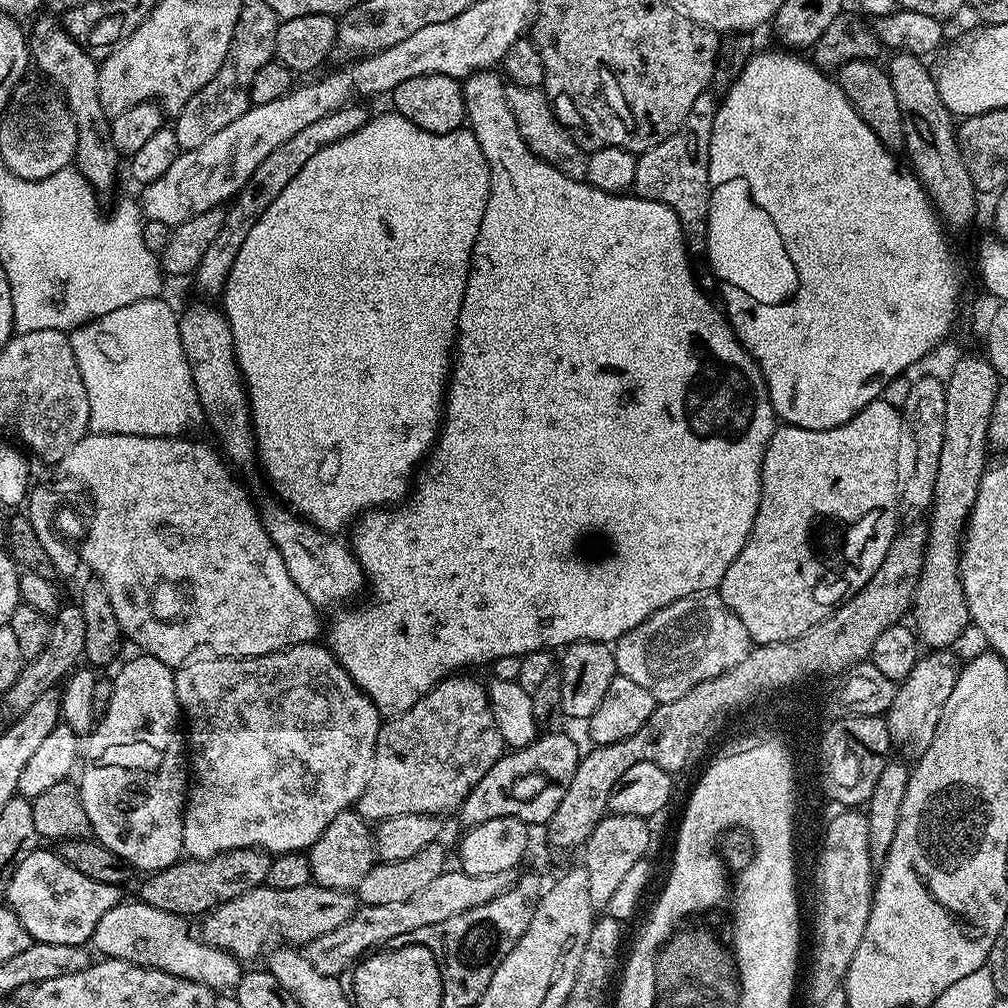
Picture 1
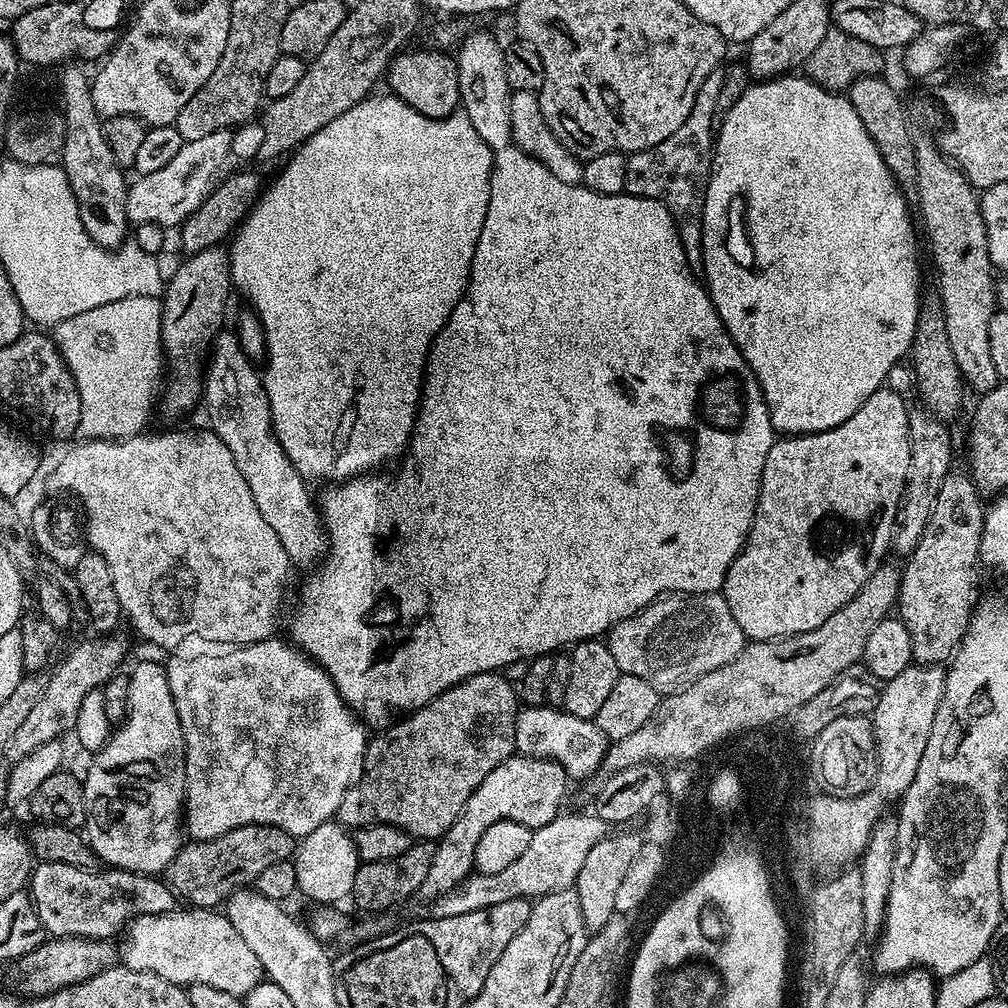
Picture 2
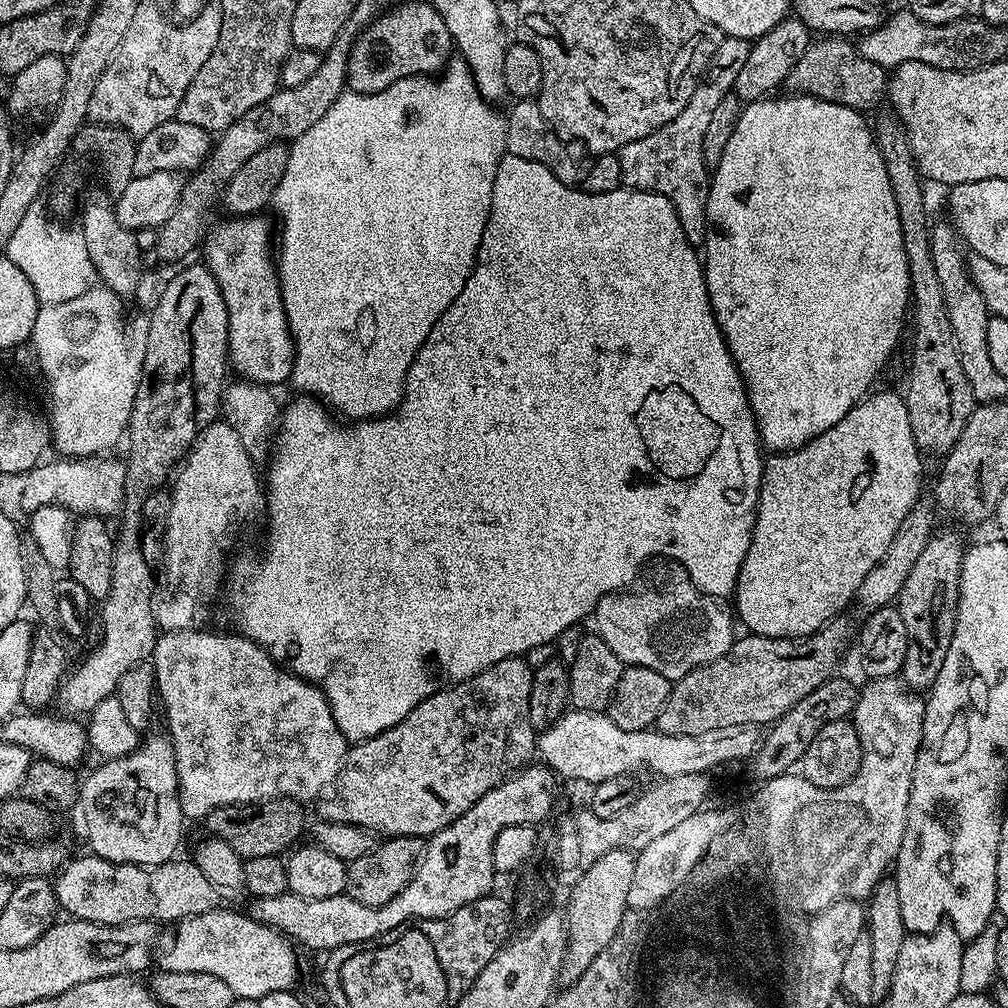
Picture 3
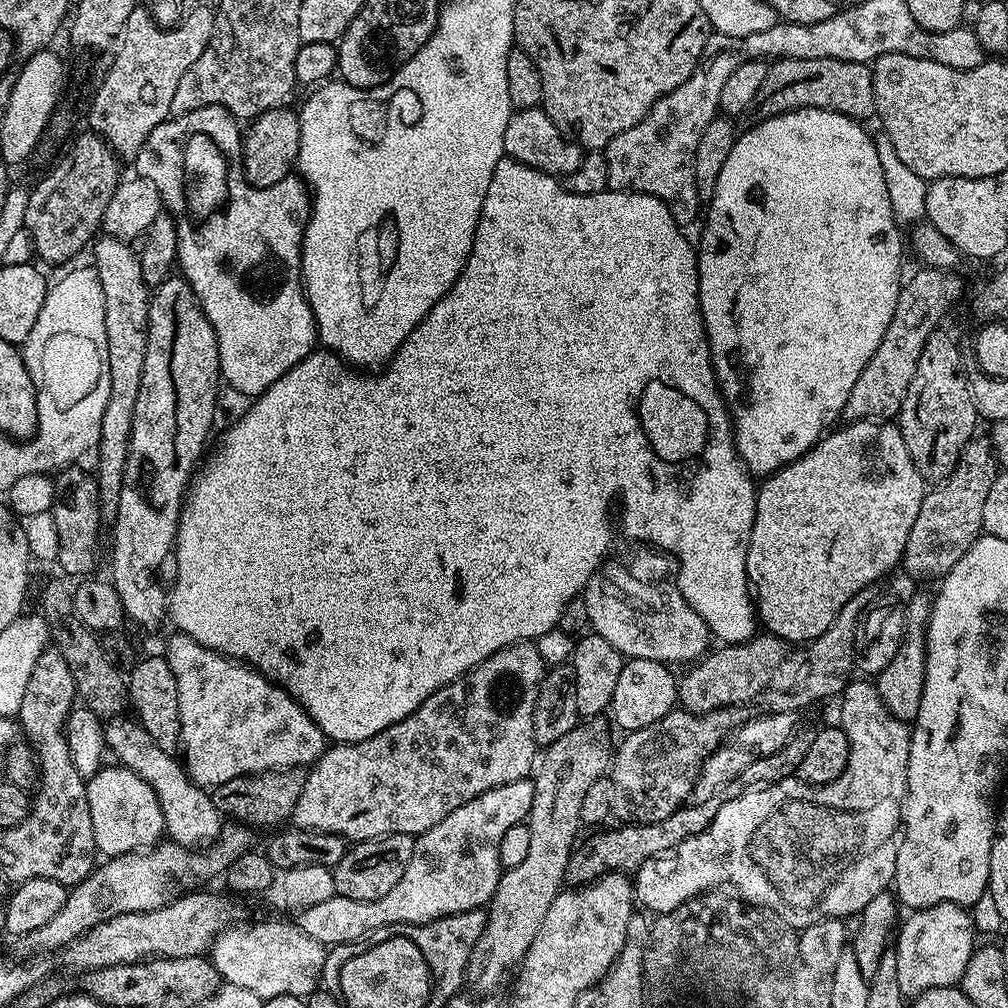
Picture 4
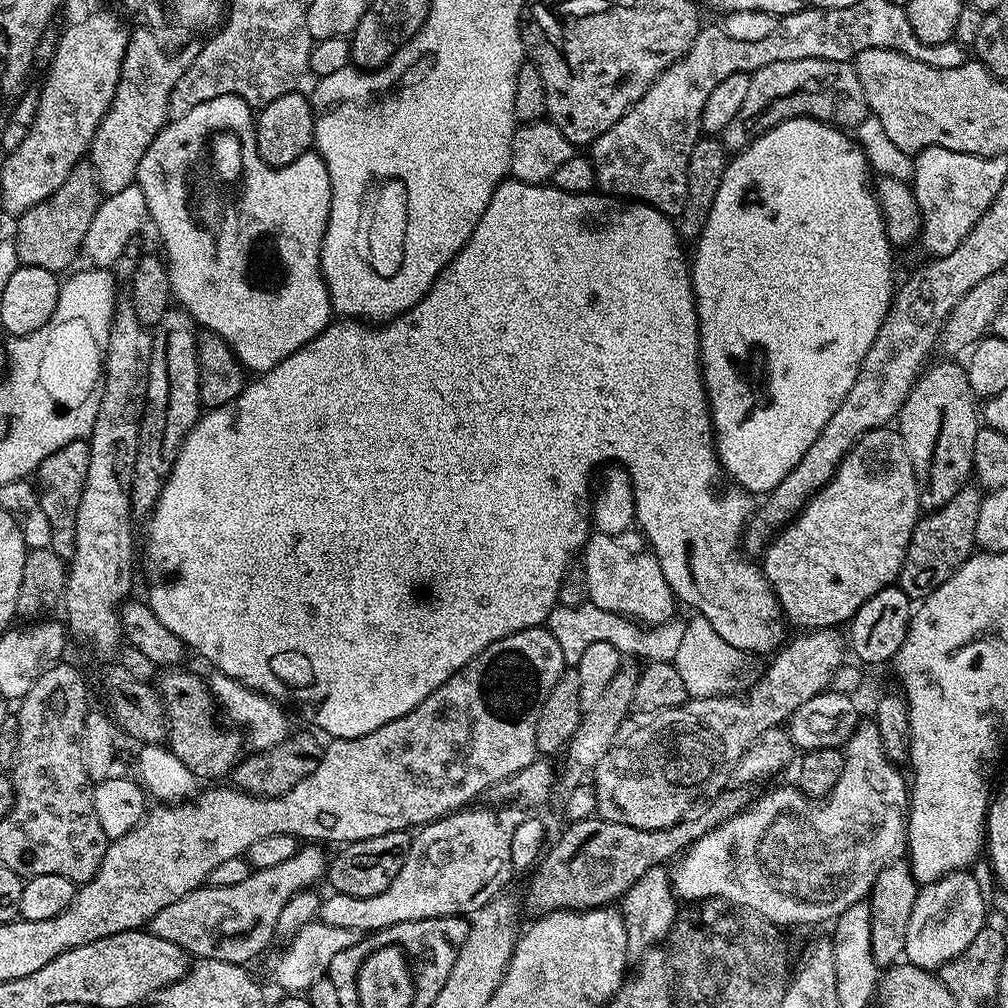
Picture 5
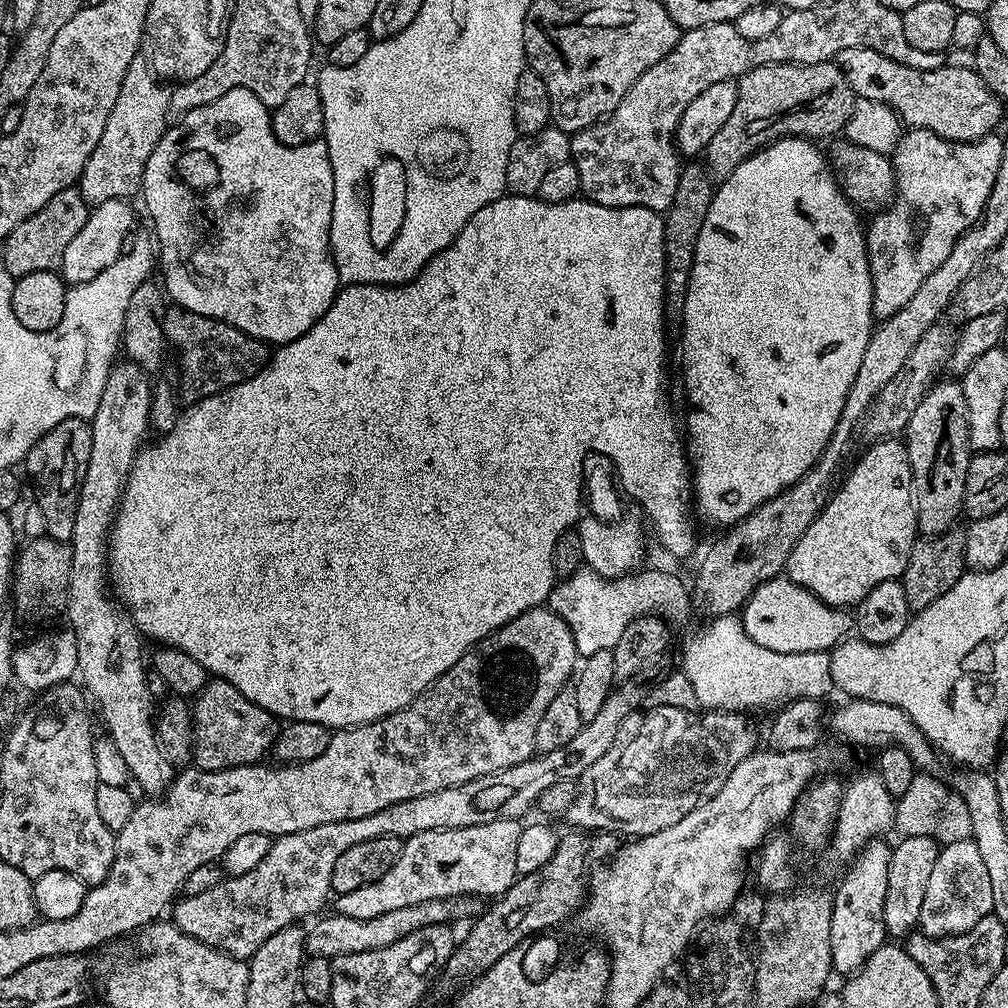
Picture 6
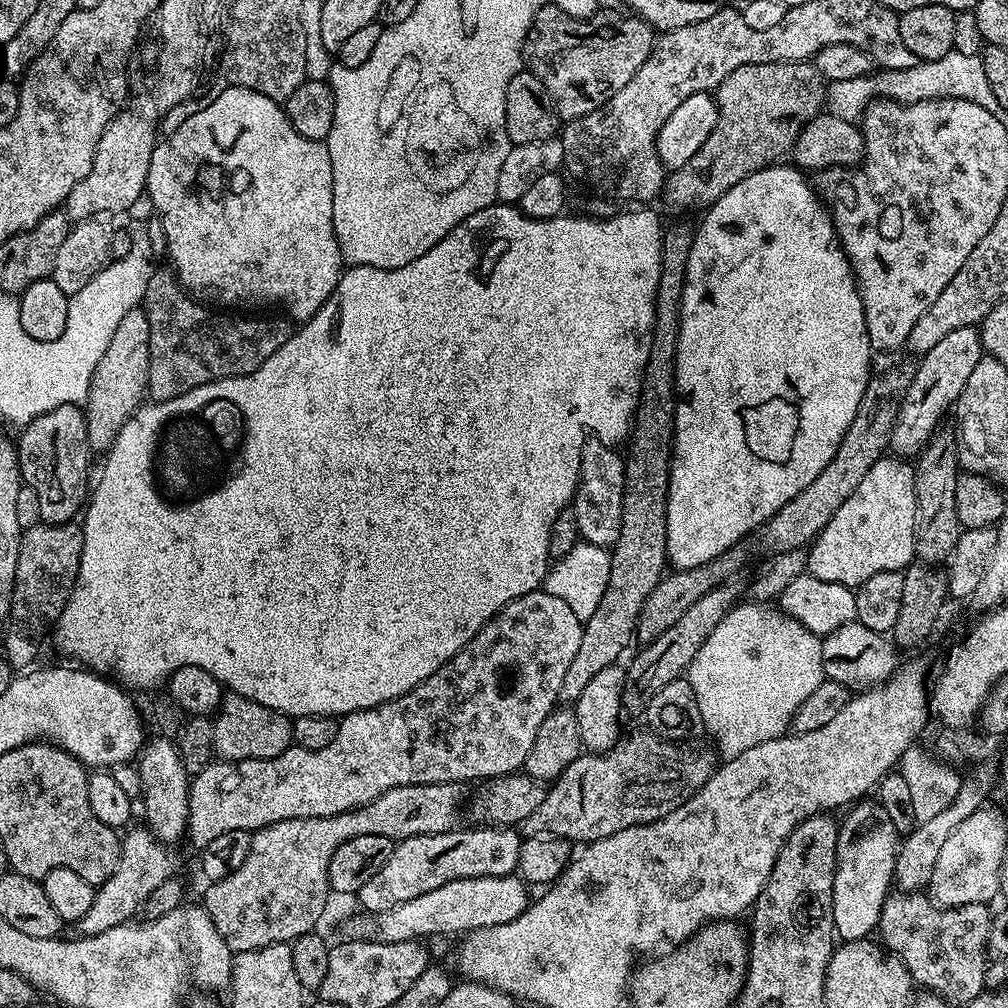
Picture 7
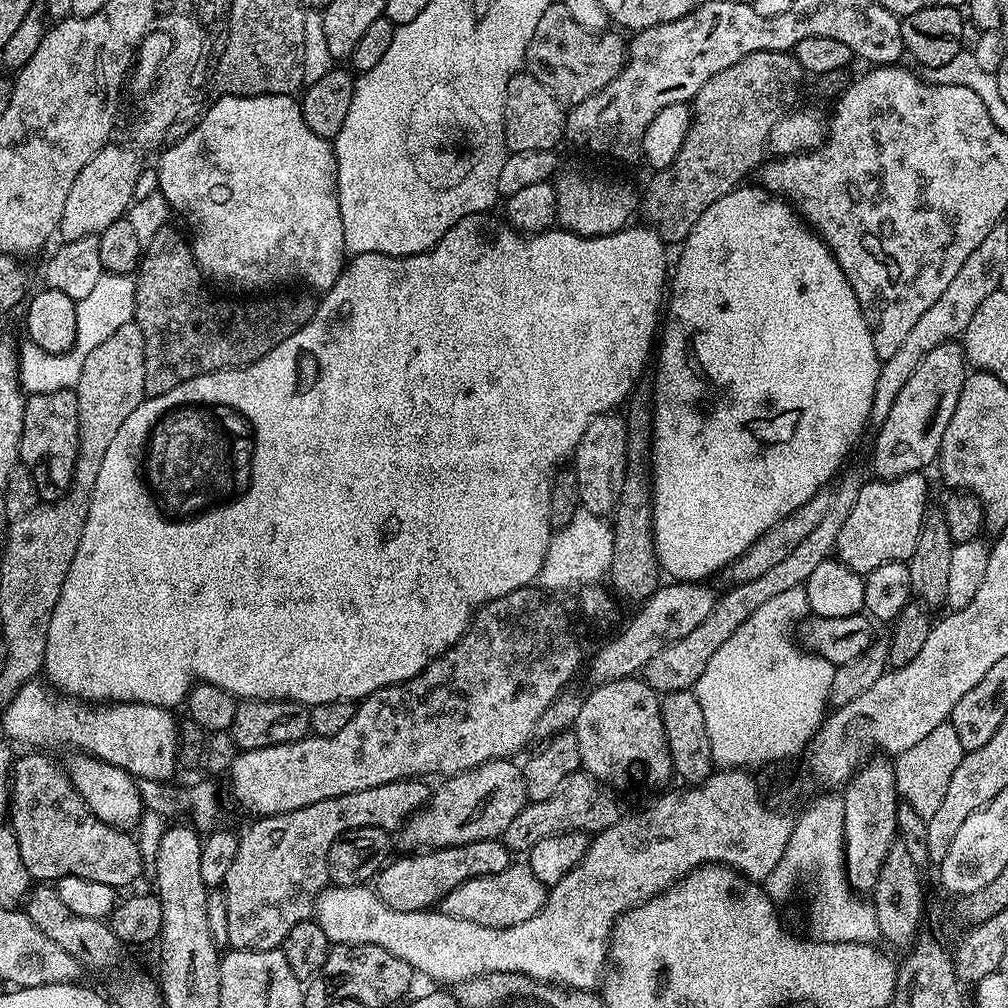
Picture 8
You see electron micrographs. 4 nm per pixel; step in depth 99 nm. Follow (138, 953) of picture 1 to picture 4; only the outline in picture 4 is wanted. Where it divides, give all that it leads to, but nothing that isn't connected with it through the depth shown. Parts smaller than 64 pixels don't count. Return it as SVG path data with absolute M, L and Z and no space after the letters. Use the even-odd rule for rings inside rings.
M268 920L250 926L231 925L210 949L210 959L225 983L243 986L269 1000L272 997L306 998L321 985L329 954L327 945L310 937L294 922Z

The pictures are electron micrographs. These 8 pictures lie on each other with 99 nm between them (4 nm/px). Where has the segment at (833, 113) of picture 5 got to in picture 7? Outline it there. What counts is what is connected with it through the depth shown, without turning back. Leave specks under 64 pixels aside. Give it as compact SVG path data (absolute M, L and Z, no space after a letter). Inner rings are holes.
M762 62L738 66L715 89L718 122L702 150L686 166L667 173L662 200L684 214L687 208L711 208L730 186L791 153L792 143L825 107L826 81L815 63Z

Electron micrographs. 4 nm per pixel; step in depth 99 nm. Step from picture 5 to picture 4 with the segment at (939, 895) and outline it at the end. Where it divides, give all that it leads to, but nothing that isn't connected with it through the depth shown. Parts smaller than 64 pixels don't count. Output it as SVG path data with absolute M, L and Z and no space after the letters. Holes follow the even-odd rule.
M942 902L929 908L915 909L909 915L912 917L899 925L894 951L898 962L898 986L905 997L915 997L917 992L931 988L959 985L978 942L972 933L972 916L968 912L971 911L963 904Z

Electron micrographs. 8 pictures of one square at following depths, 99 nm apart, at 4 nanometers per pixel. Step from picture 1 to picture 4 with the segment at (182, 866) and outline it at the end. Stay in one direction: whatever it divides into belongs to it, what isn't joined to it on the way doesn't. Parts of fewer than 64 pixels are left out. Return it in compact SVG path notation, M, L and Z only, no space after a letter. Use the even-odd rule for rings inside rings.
M282 768L279 772L262 772L258 776L239 776L211 789L210 795L216 809L225 817L232 816L228 818L256 830L275 829L291 821L292 811L294 806L298 806L298 798L302 798L307 781L304 768Z

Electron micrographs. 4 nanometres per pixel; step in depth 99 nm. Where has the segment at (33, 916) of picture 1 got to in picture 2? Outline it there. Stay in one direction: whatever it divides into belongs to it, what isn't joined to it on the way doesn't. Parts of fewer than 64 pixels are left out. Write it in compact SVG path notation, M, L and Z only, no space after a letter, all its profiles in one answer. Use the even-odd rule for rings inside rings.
M40 862L33 867L32 874L30 877L30 895L34 906L38 910L38 918L42 922L45 933L49 937L59 938L62 936L81 936L82 938L90 938L91 940L107 940L115 937L115 932L121 933L124 929L127 929L128 925L138 919L140 915L164 915L167 912L173 911L177 907L178 897L171 888L168 887L167 883L159 875L156 874L145 874L143 872L125 872L122 868L113 868L111 866L105 867L101 870L93 870L91 868L79 868L78 866L70 866L69 864L59 864L58 862L50 862L49 864Z

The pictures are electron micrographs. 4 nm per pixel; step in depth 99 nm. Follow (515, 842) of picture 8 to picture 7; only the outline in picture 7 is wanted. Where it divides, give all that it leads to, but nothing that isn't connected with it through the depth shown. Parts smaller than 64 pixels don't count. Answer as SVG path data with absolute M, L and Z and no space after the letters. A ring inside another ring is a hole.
M655 731L652 732L625 735L607 752L581 754L577 760L570 762L570 766L566 766L566 770L562 770L562 774L557 776L551 787L545 791L542 806L538 806L538 810L534 810L530 818L523 820L523 835L563 836L569 842L591 842L606 838L610 834L618 834L618 830L626 830L630 826L642 826L658 818L666 818L666 814L678 810L678 806L682 806L682 802L692 797L716 771L717 753L711 747L683 748L680 745L683 743L661 738Z

